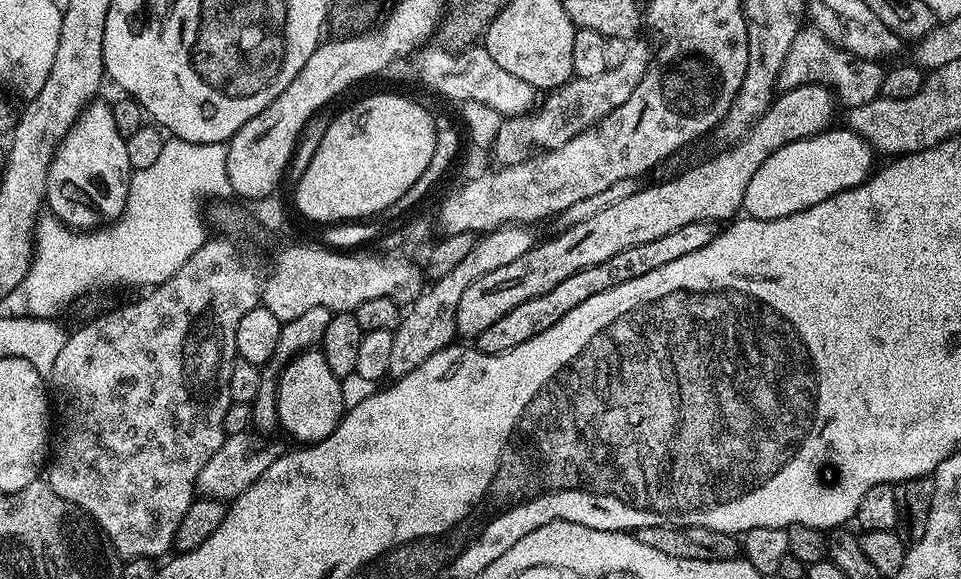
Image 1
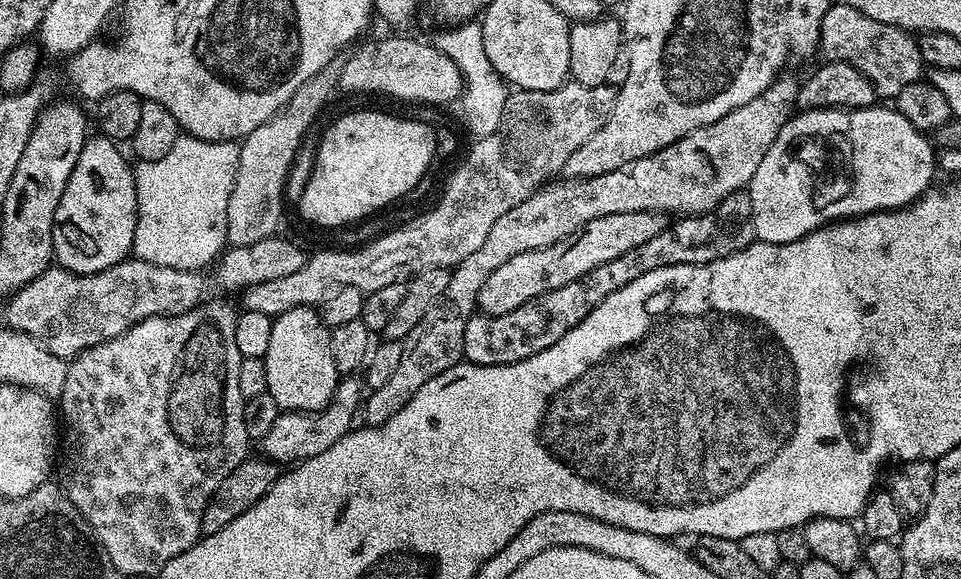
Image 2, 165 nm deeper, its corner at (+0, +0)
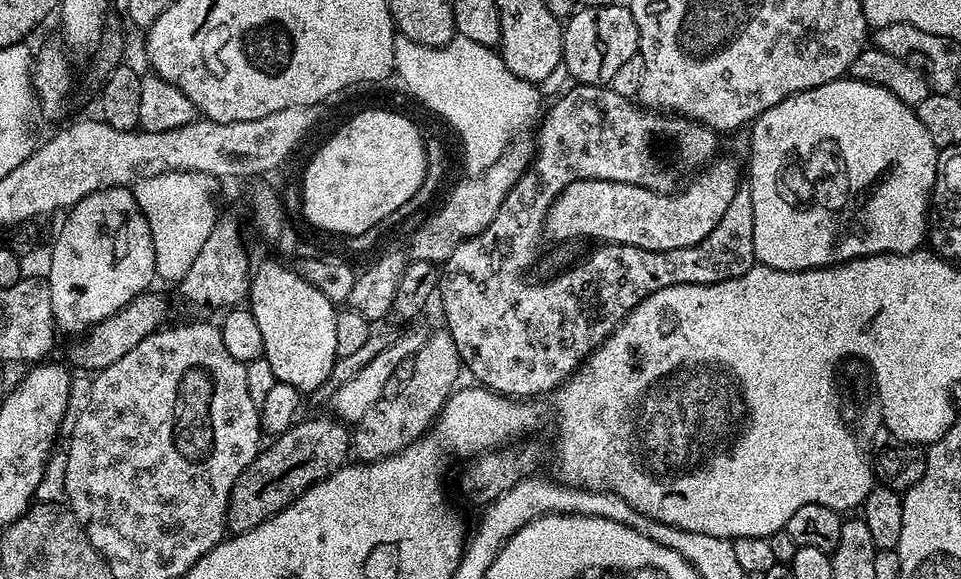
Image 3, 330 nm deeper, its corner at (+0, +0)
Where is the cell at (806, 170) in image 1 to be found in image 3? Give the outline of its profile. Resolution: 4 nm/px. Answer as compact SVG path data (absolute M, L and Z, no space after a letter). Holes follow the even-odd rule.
M841 78L834 82L826 82L822 86L811 88L805 92L795 92L794 95L786 97L782 102L778 102L778 106L770 106L770 110L766 110L755 120L750 131L752 131L752 182L750 182L750 189L754 208L754 256L756 264L765 264L767 268L773 268L774 270L801 272L811 268L828 268L832 264L844 264L847 260L857 260L863 256L877 256L883 252L915 252L925 243L926 237L929 235L929 203L932 199L932 188L936 185L938 149L934 146L934 142L930 142L930 134L926 134L926 126L922 126L922 122L918 122L915 111L909 105L903 104L898 98L894 98L894 94L890 94L890 90L886 90L877 84L851 78Z

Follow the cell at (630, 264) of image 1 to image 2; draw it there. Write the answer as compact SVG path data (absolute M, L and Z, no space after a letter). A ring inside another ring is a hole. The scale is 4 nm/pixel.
M640 252L640 256L622 256L624 260L614 258L590 274L566 286L558 286L558 290L530 298L530 302L518 306L518 310L501 316L472 315L466 322L464 360L470 364L513 364L554 346L554 342L578 326L594 306L610 298L614 290L622 290L622 286L634 282L634 278L642 278L642 274L646 274L644 268L652 270L652 264L656 264L656 256L648 256L648 252Z

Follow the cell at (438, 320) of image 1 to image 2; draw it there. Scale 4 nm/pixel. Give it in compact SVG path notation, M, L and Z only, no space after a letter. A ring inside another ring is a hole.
M788 75L777 76L773 84L766 86L766 90L762 90L762 94L758 94L758 98L750 98L750 102L746 102L746 106L738 106L738 110L730 110L730 114L718 118L718 122L710 122L710 126L702 126L698 130L686 134L676 144L666 146L652 156L638 158L634 162L626 162L626 166L618 166L618 170L610 170L610 174L598 174L594 178L557 179L555 182L549 182L537 188L530 194L530 198L518 202L518 206L506 210L506 214L502 214L502 218L498 218L498 222L494 222L494 227L491 228L490 234L486 234L482 246L478 246L478 250L474 250L474 254L462 258L462 262L451 269L450 286L446 286L440 301L430 310L426 310L426 314L422 314L422 322L418 322L418 326L414 326L414 330L410 330L408 337L402 341L404 349L398 370L394 370L394 374L391 376L390 382L386 382L386 386L375 389L363 401L363 419L365 416L368 419L365 421L372 426L386 423L390 418L394 418L394 414L398 414L398 410L402 410L402 406L406 406L406 402L410 402L410 398L423 384L430 382L430 378L442 374L442 370L450 370L464 360L466 322L477 311L476 299L482 290L482 282L486 278L490 278L490 274L494 274L494 270L498 270L498 266L502 266L502 262L510 262L510 258L514 258L514 254L526 254L526 250L538 250L550 246L554 242L574 234L580 228L584 228L586 222L594 222L594 218L606 218L606 214L711 213L720 207L720 200L724 196L734 194L740 189L747 189L749 182L754 178L754 170L758 170L762 158L766 158L766 150L770 150L770 146L782 130L782 126L786 126L786 122L792 119L797 111L796 99L801 81Z

